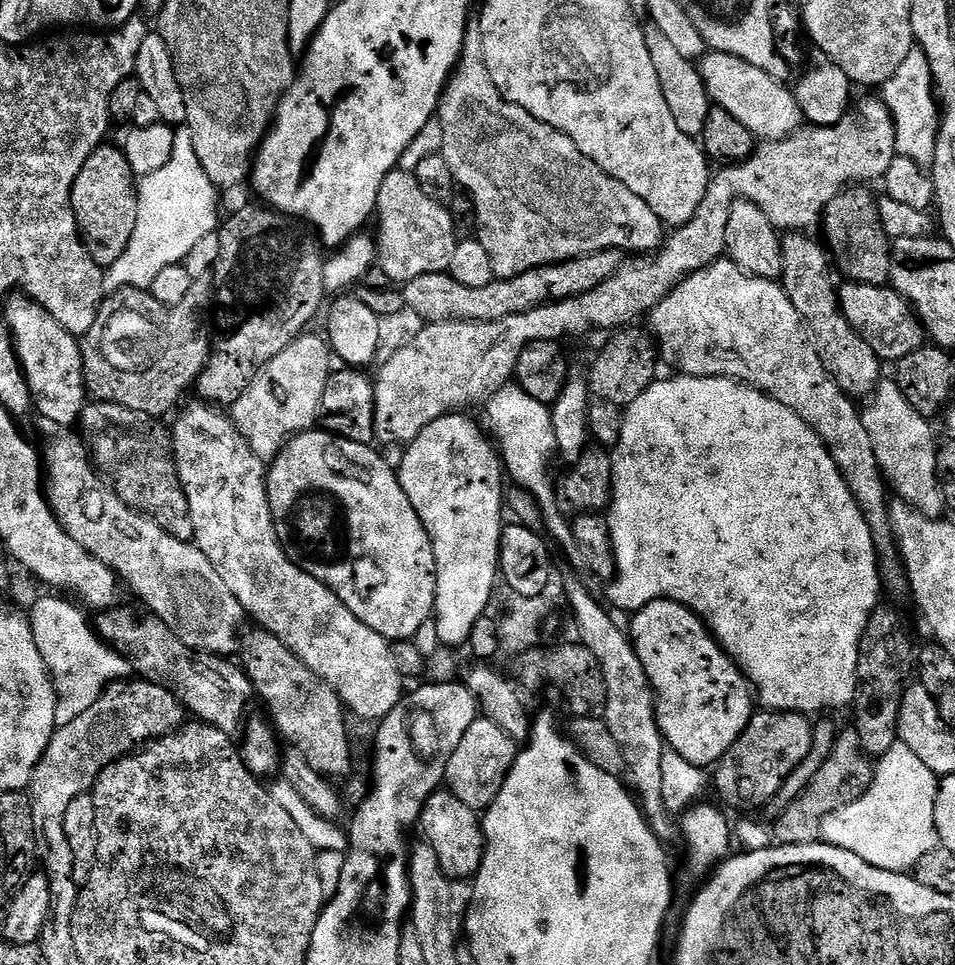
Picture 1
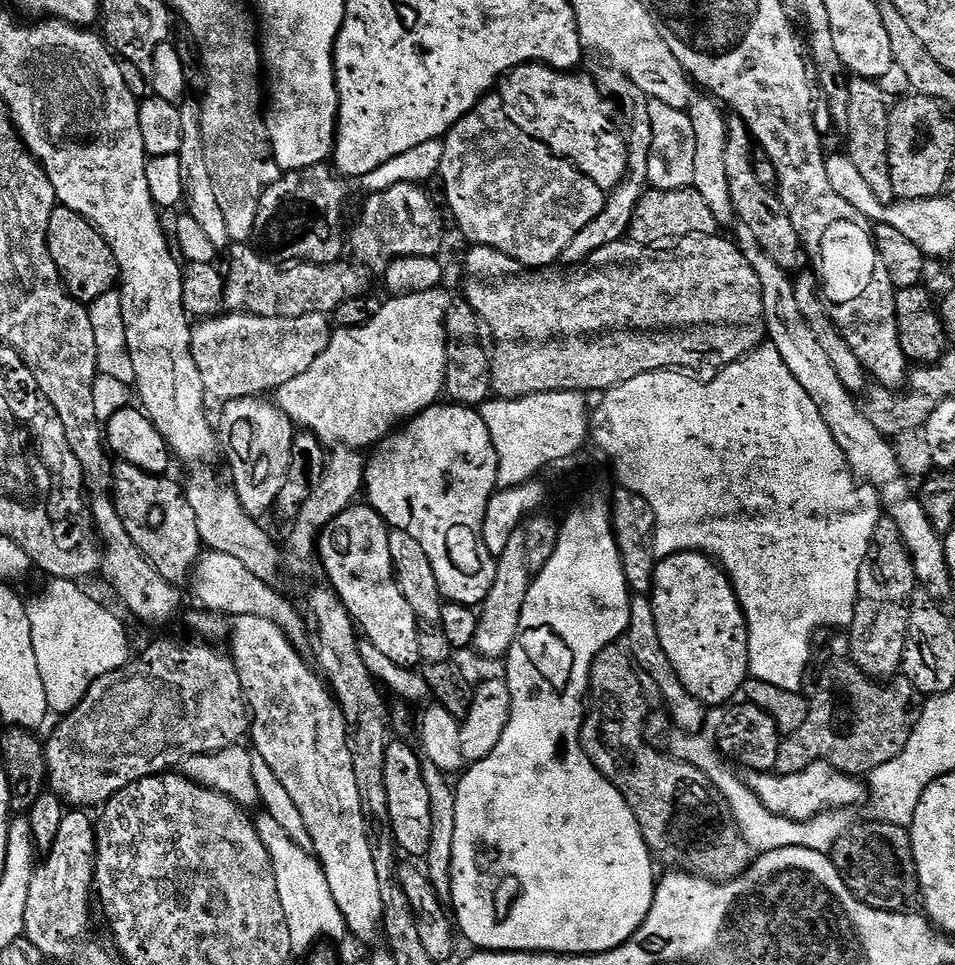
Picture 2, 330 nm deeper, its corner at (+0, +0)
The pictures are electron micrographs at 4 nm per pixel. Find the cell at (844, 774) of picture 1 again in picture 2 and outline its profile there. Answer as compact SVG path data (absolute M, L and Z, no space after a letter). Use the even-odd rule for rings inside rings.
M847 639L832 640L824 653L819 653L818 663L811 669L810 679L806 684L806 699L809 712L804 724L792 737L785 739L780 745L780 757L775 771L782 776L790 776L804 772L809 764L827 762L839 772L846 772L857 778L867 777L878 766L893 763L906 750L914 730L924 717L926 697L919 692L911 680L896 678L891 682L877 682L868 676L850 655L850 644Z

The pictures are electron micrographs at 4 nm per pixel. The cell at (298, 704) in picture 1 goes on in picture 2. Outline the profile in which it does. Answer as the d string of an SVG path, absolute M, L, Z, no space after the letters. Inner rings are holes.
M123 462L113 467L110 477L111 483L116 483L116 492L114 491L116 509L126 526L126 532L130 534L138 550L159 570L162 576L172 584L180 586L191 572L193 575L202 556L202 543L198 532L198 518L194 518L194 510L190 506L185 489L181 485L179 488L174 481L168 479L167 475L148 473L138 466Z

